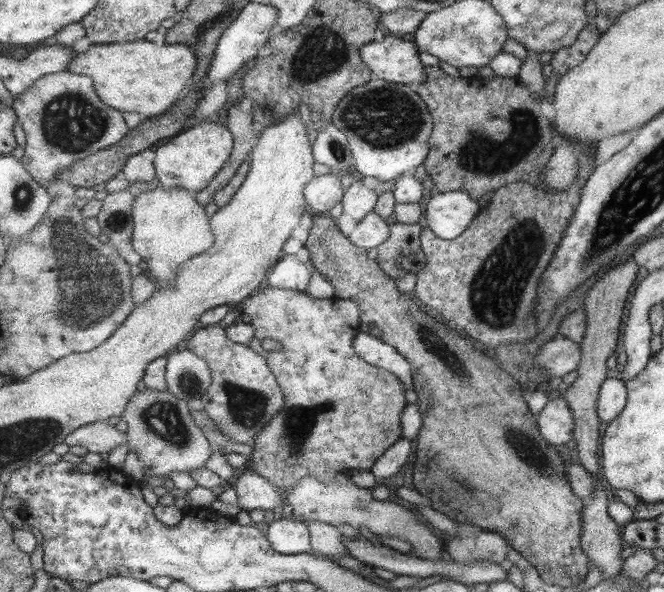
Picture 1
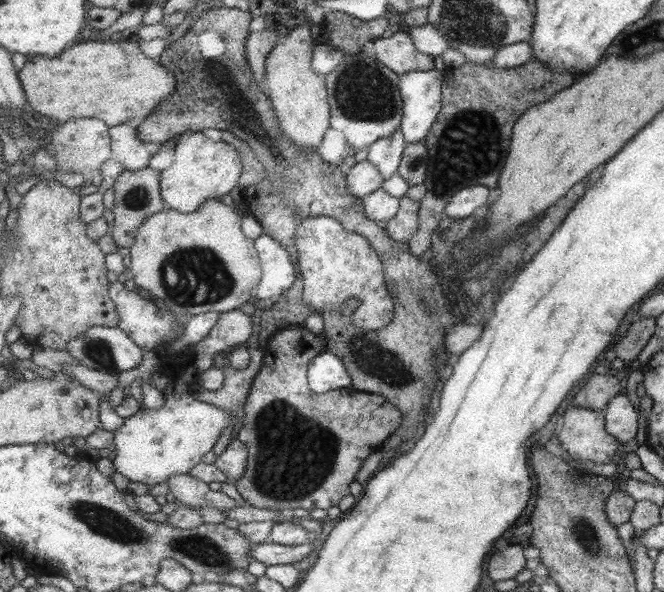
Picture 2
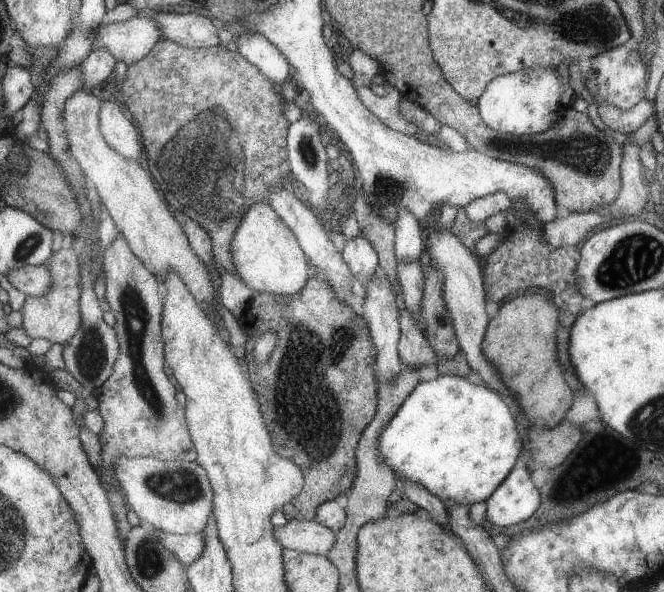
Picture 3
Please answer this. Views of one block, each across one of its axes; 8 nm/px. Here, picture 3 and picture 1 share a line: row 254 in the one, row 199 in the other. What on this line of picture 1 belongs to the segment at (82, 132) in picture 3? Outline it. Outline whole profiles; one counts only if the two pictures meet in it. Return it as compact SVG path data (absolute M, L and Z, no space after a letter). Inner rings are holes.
M175 187L169 190L154 188L149 193L141 192L134 196L132 202L133 247L142 260L142 266L149 270L149 274L155 278L157 286L171 286L174 284L176 272L185 262L206 252L214 244L214 234L211 232L210 216L207 216L204 206L197 203L193 191Z

